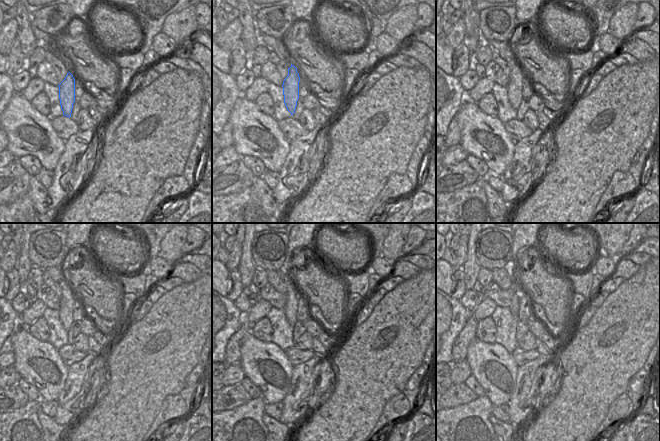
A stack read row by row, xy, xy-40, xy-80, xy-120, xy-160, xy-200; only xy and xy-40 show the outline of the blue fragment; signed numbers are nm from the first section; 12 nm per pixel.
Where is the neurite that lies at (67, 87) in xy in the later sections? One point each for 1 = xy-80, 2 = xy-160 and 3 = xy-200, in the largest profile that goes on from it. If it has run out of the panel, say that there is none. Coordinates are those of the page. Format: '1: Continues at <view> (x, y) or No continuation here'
1: Continues at xy-80 (515, 80)
2: Continues at xy-160 (290, 309)
3: Continues at xy-200 (514, 308)

